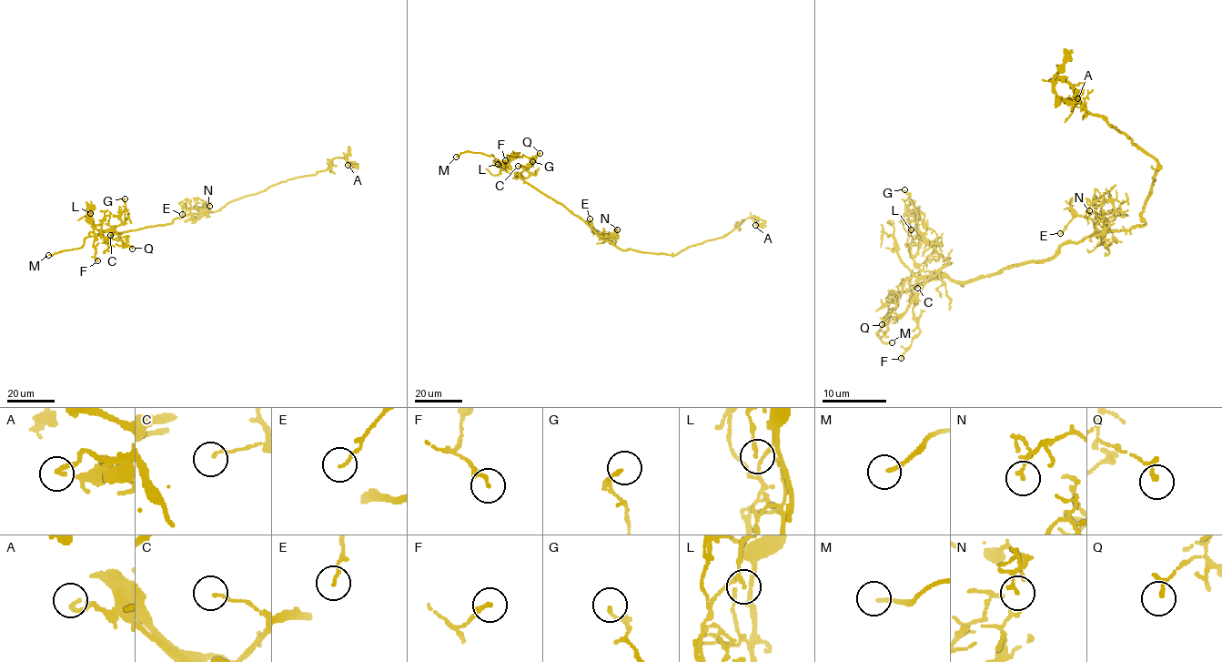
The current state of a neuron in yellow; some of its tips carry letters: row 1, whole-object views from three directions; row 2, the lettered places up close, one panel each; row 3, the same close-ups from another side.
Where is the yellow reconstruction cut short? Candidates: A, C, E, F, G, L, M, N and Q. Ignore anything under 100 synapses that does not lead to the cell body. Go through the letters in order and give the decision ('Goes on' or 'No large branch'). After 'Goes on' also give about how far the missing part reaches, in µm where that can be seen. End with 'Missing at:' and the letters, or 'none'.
A: No large branch
C: No large branch
E: No large branch
F: No large branch
G: No large branch
L: No large branch
M: Goes on. Missing length about 20 µm
N: No large branch
Q: No large branch
Missing at: M

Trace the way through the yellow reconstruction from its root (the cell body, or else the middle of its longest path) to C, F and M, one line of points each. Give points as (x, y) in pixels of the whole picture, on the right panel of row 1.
C: (1126, 229), (1096, 231), (1065, 242), (1050, 259), (1010, 265), (970, 281), (934, 275), (917, 288)
F: (1126, 229), (1096, 231), (1065, 242), (1050, 259), (970, 281), (919, 282), (913, 289), (919, 334), (901, 358)
M: (1126, 229), (1096, 231), (1065, 242), (1050, 259), (970, 281), (932, 278), (894, 292), (877, 332), (892, 342)

